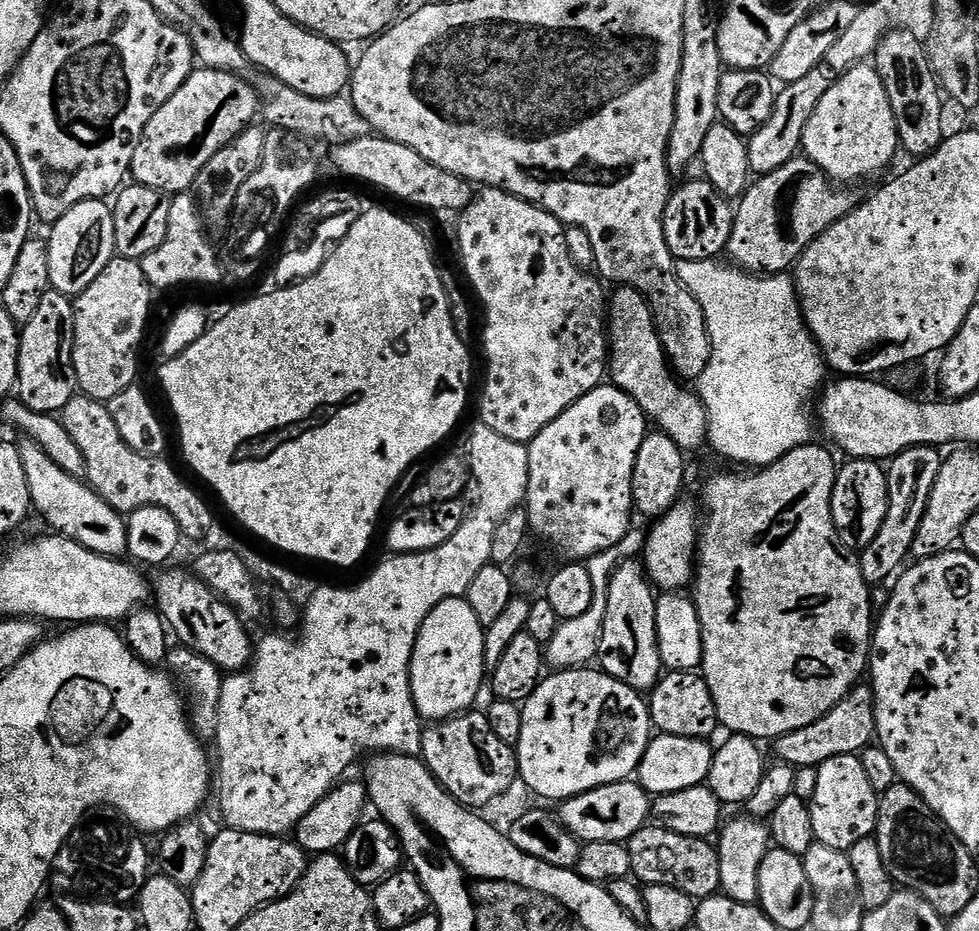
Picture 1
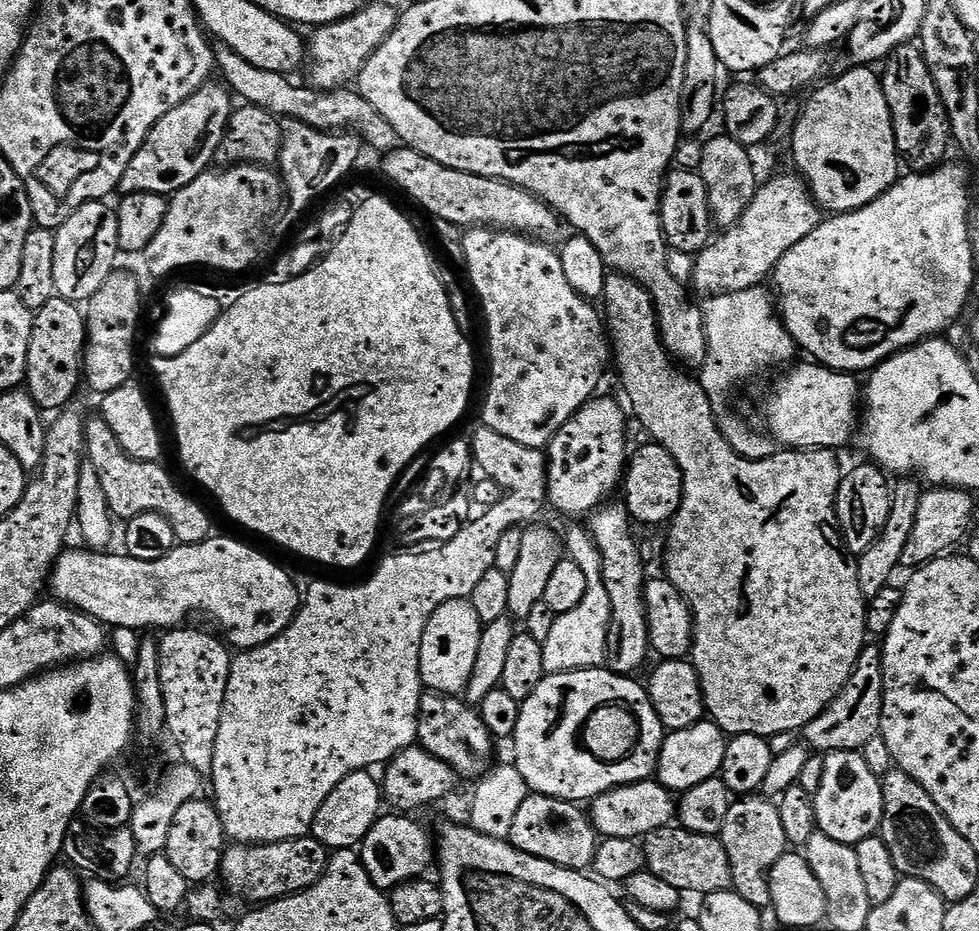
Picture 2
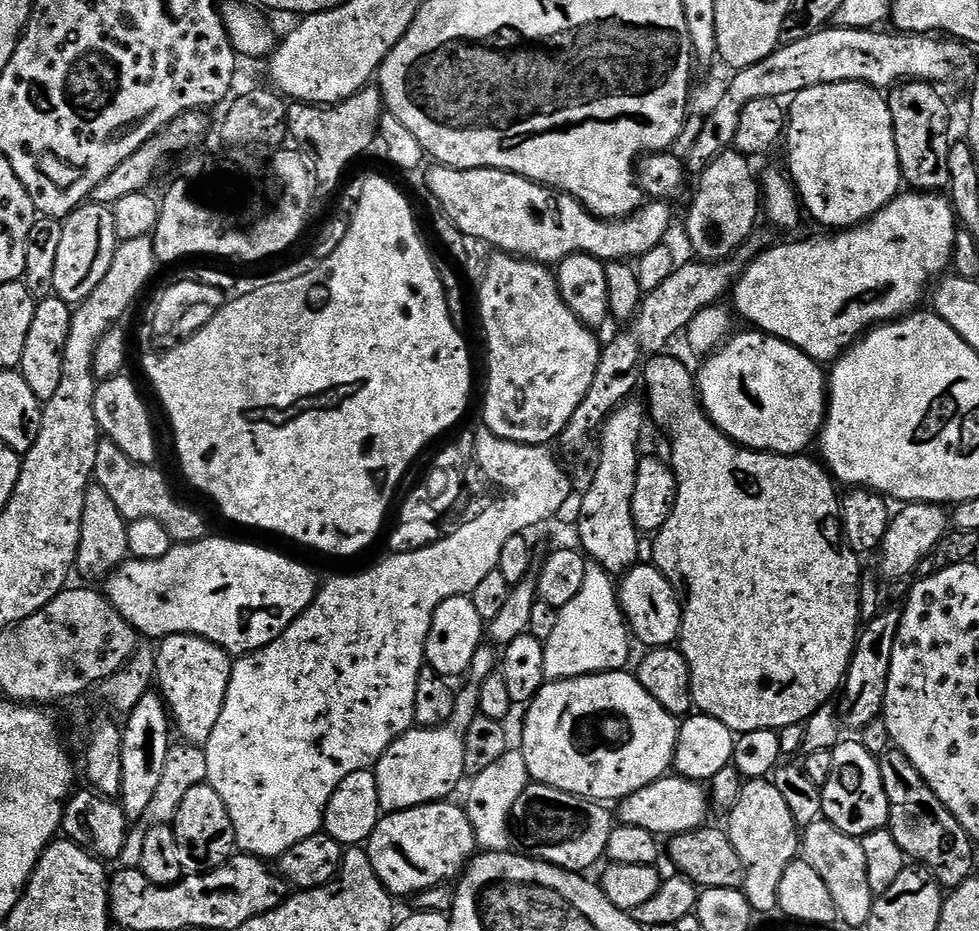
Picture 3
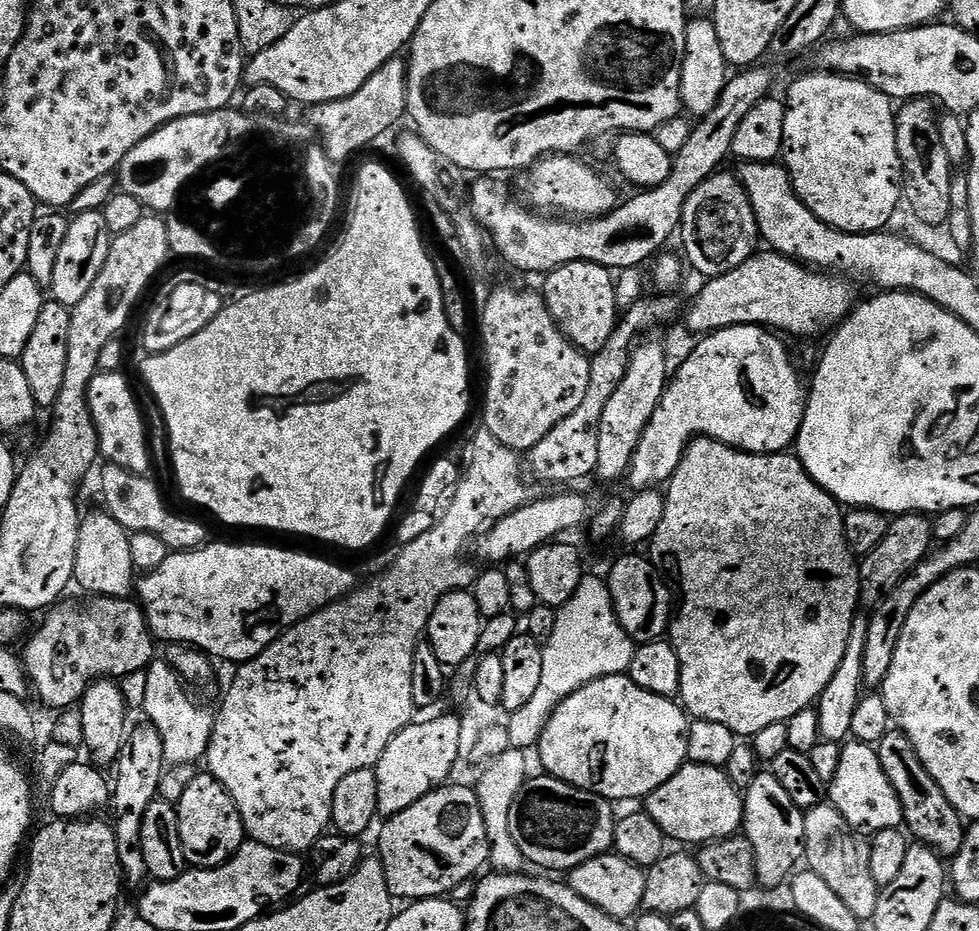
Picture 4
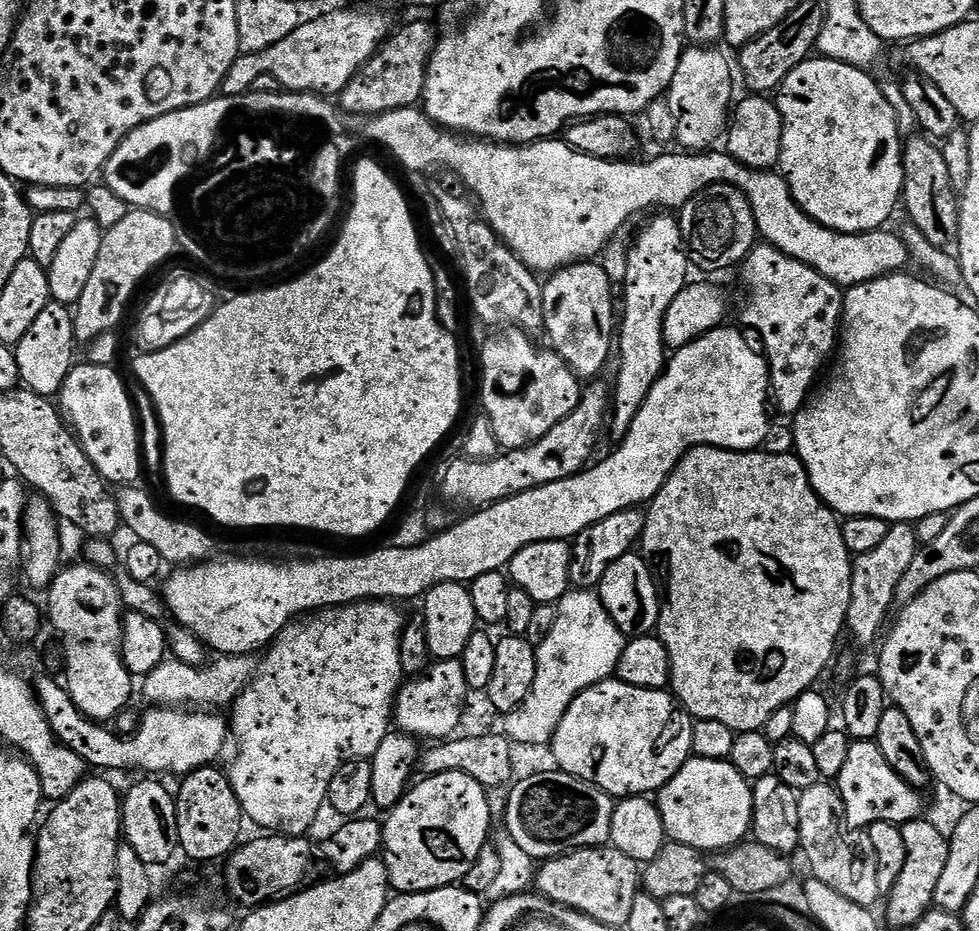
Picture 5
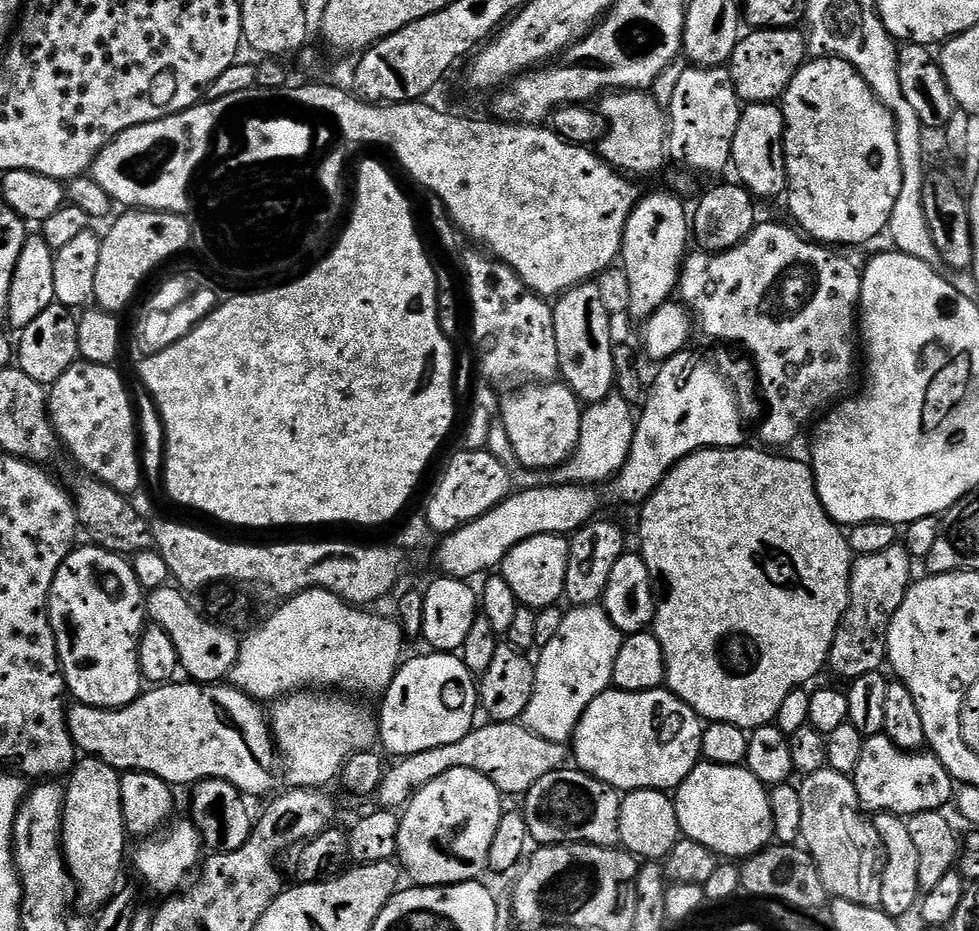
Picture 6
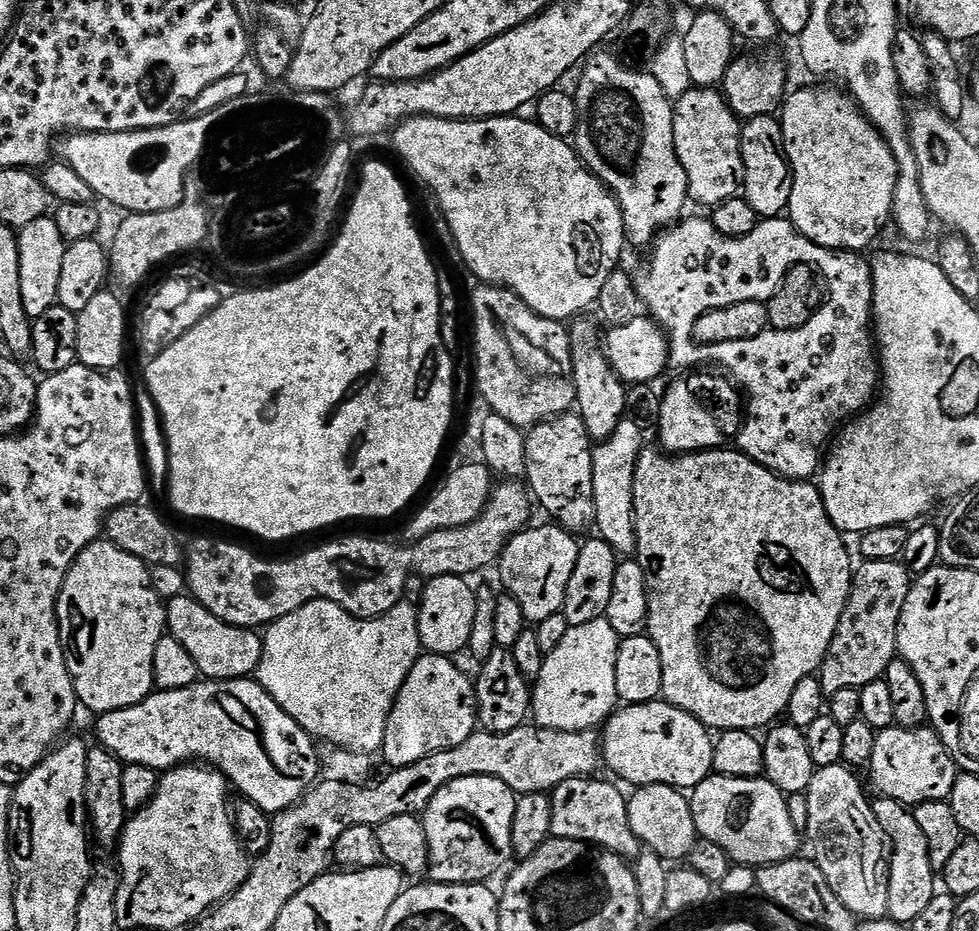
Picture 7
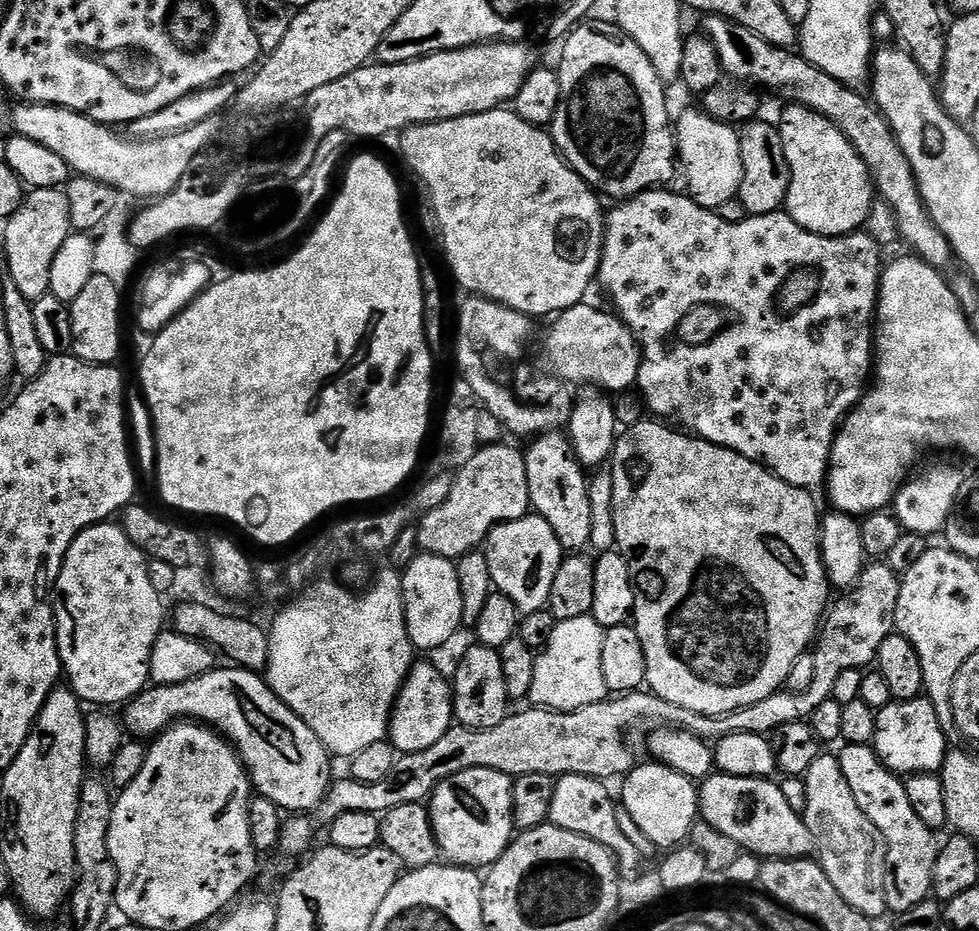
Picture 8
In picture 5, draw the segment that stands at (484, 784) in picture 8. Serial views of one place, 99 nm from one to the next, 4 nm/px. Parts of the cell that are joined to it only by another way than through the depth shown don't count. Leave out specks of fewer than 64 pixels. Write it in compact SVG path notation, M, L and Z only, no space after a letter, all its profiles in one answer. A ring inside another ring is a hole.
M443 772L437 776L424 776L421 784L413 783L395 808L383 821L384 842L382 859L388 867L388 883L397 893L433 892L436 888L459 885L464 876L472 872L479 860L484 844L489 843L488 831L494 825L488 792L474 778L464 772Z

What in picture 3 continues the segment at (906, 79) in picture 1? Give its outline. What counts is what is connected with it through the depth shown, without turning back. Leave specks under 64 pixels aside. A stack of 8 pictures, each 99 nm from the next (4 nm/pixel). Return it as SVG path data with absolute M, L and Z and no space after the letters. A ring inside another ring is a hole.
M905 81L891 89L887 95L888 109L891 110L892 128L895 130L894 146L898 150L898 162L903 183L918 192L935 192L948 186L948 149L950 147L950 110L939 93L929 81Z

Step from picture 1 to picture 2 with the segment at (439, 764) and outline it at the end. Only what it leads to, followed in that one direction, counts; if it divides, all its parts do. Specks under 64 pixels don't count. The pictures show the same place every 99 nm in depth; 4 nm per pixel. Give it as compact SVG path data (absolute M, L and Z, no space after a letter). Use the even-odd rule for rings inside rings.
M425 691L420 697L416 738L419 747L446 762L446 766L450 766L457 777L464 779L465 776L471 782L476 782L487 776L493 767L494 738L486 730L479 711L459 695Z

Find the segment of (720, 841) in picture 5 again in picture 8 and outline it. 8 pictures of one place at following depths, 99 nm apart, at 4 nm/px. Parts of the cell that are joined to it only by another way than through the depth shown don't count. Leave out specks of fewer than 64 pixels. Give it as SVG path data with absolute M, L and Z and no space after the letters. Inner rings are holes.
M712 774L699 785L699 819L757 858L798 860L813 855L814 845L801 813L790 810L779 783L772 778Z

